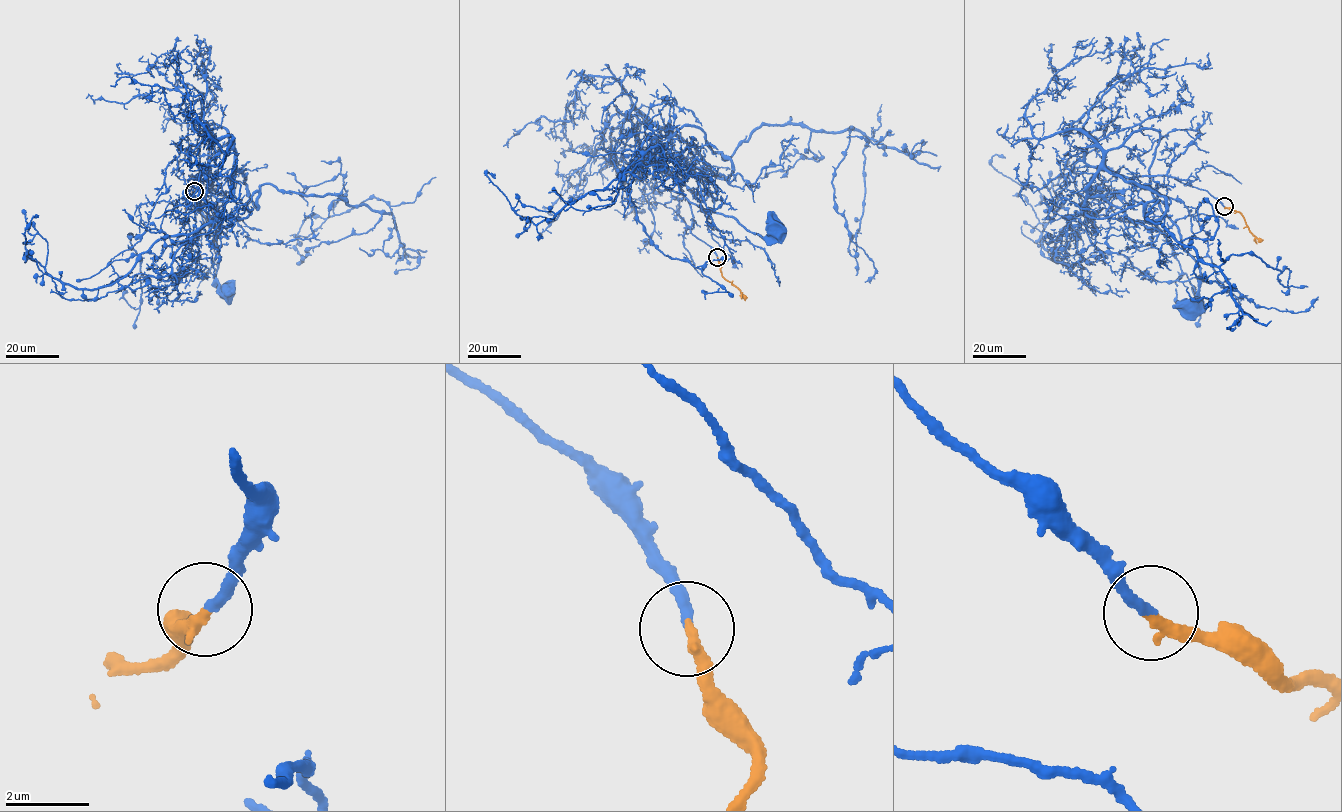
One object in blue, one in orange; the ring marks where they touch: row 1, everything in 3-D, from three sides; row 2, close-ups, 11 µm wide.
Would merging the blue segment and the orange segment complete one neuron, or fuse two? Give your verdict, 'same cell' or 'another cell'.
same cell

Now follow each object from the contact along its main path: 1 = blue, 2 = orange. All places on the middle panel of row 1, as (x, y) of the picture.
1: (717, 257), (691, 232), (680, 187), (642, 153), (641, 123), (659, 129), (659, 190), (765, 238), (779, 229)
2: (717, 257), (721, 274), (739, 290), (741, 299)

